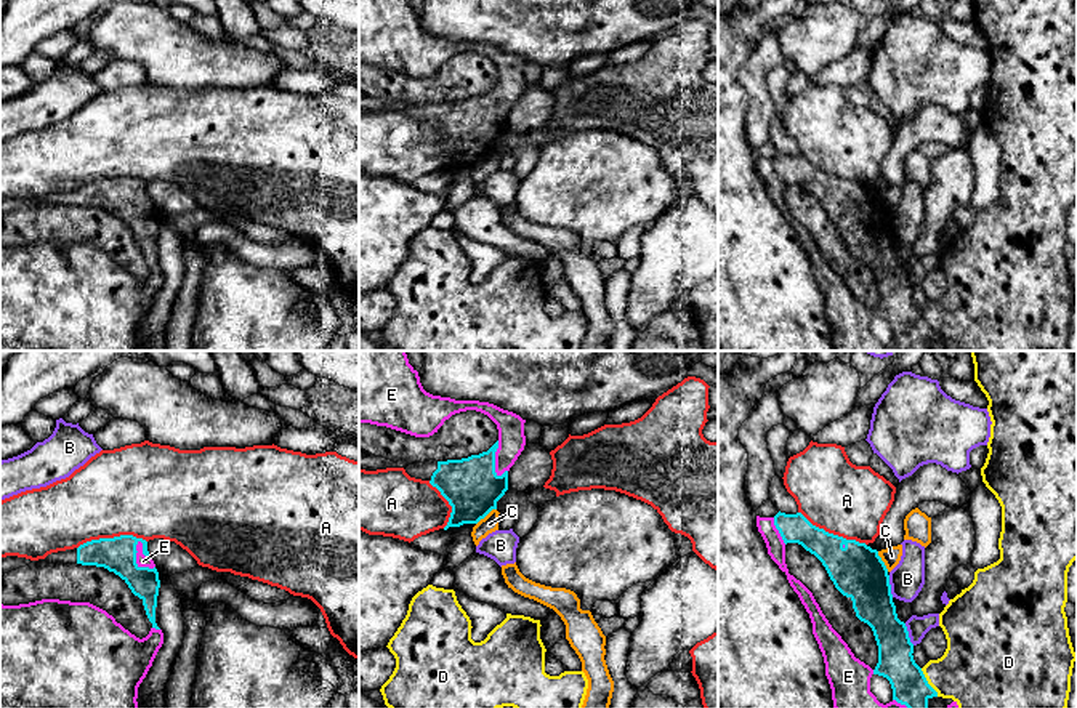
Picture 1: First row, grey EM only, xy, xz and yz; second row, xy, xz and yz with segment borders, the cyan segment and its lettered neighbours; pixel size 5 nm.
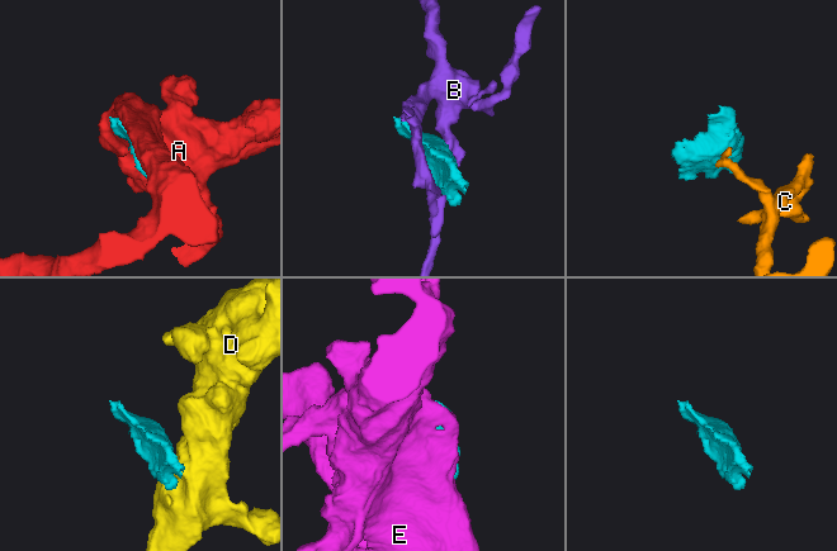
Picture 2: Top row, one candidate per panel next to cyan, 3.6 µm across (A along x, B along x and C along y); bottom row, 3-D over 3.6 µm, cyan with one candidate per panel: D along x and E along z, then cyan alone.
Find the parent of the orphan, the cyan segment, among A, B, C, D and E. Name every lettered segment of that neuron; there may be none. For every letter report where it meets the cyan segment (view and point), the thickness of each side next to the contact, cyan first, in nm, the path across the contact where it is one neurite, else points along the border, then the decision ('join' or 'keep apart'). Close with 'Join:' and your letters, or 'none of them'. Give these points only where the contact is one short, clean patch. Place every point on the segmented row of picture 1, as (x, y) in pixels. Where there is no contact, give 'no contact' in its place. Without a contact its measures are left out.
A: contact xy (111, 539); calibres 180 and 440 nm; keep apart
B: contact yz (890, 587); calibres 260 and 170 nm; keep apart
C: contact xz (486, 514); calibres 280 and 90 nm; border xz (496, 508), (476, 524); keep apart
D: contact yz (927, 683); calibres 180 and 360 nm; border yz (920, 668), (927, 683), (938, 695); keep apart
E: contact xy (135, 559); calibres 180 and 60 nm; join
Join: E

